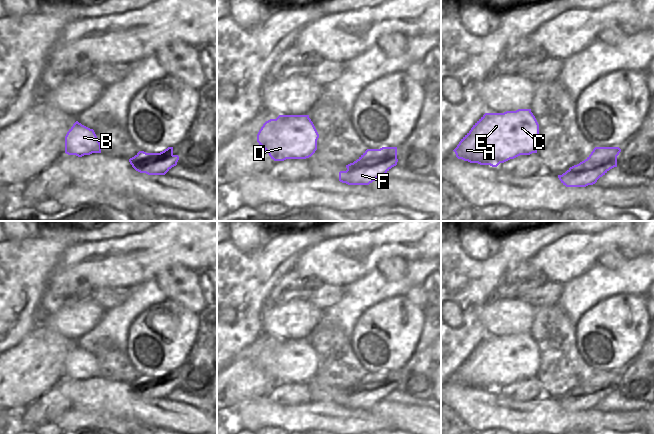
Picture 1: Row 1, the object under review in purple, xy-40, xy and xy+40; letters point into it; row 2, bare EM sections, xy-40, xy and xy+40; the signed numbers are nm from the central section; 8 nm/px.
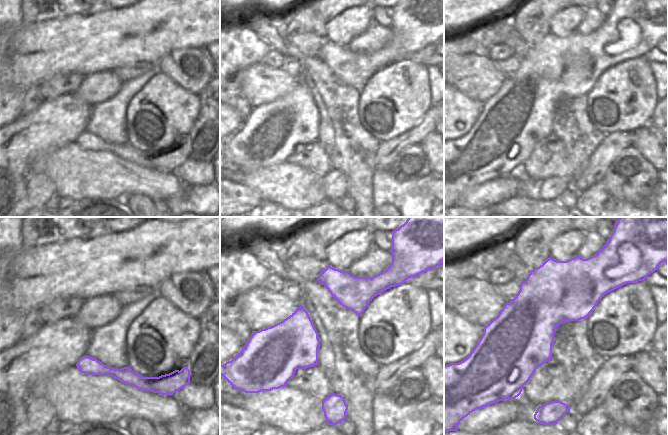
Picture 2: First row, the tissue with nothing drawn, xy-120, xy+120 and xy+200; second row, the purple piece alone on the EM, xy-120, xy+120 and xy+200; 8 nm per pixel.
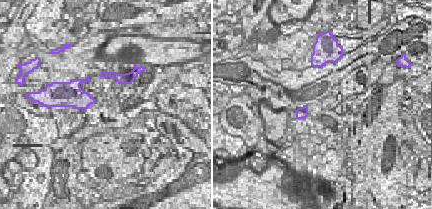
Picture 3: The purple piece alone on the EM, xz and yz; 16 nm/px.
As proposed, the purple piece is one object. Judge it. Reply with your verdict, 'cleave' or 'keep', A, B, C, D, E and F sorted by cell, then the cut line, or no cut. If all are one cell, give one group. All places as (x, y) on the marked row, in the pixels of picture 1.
cleave; A B C D E / F; cut in xy along (396, 156), (386, 155), (369, 166), (353, 163)

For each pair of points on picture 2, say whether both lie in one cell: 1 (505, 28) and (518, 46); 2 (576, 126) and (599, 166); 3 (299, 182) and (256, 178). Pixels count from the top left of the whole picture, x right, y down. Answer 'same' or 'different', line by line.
1: same
2: different
3: same

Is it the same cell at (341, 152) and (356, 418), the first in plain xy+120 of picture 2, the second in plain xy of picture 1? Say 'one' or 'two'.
two

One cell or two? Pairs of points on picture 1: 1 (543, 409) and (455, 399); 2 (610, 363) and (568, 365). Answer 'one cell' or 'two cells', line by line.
1: one cell
2: two cells

